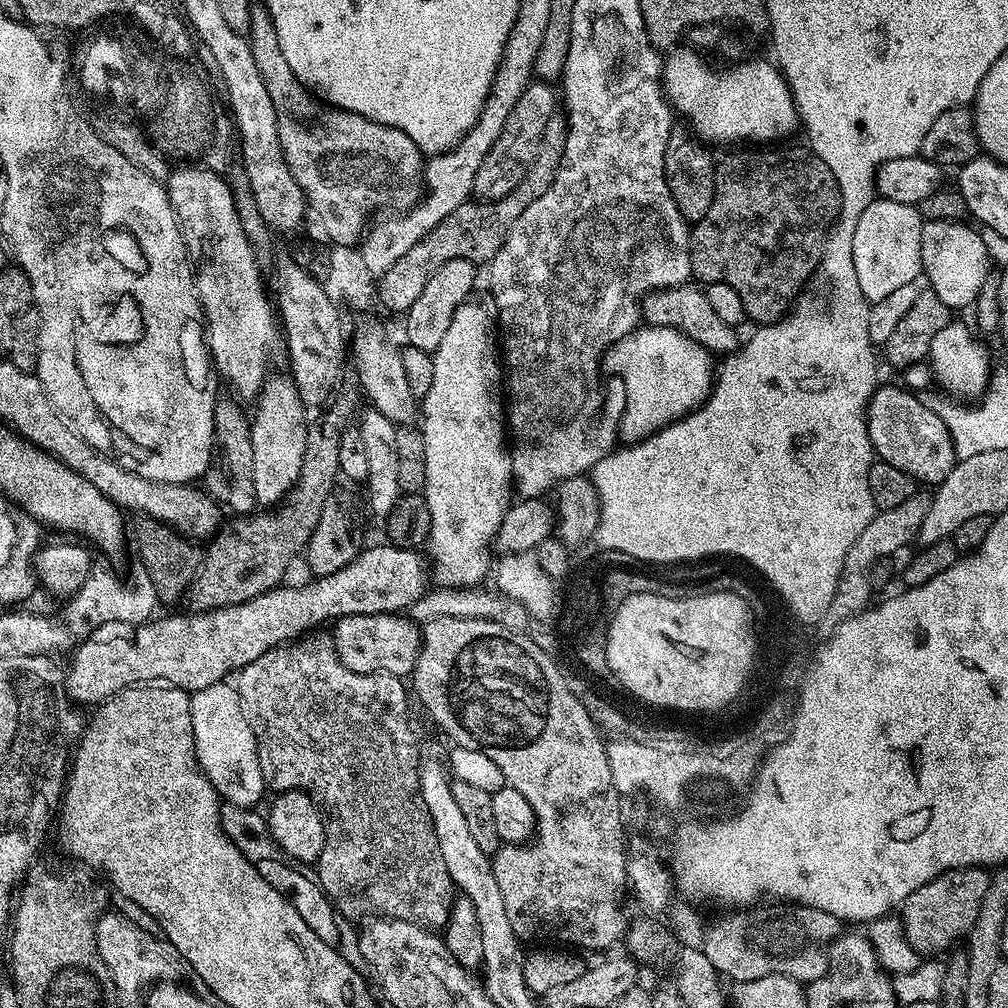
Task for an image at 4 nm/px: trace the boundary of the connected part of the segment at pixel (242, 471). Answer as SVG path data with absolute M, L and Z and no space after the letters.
M217 399L214 410L214 434L212 435L214 455L211 464L208 465L208 471L202 477L202 484L217 505L225 509L228 507L232 512L248 514L253 511L251 508L257 507L258 504L254 490L252 425L249 413L244 413L239 408L241 405L235 399L232 400Z

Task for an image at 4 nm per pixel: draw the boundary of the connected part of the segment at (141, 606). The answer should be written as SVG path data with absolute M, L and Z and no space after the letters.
M99 559L93 561L90 570L87 572L86 581L82 582L82 586L79 587L79 590L74 592L72 596L65 601L66 606L58 616L64 626L66 626L67 631L69 631L74 644L85 640L94 629L97 629L98 626L105 625L106 622L118 620L126 622L129 626L135 626L144 623L155 613L153 610L155 606L158 606L158 601L154 584L150 581L150 574L146 572L146 568L143 564L139 562L133 564L130 579L124 580L120 578L119 574L112 568L108 561Z

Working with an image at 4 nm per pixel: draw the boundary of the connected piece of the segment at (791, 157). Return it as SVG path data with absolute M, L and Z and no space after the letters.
M752 146L749 147L752 148L749 152L732 152L729 156L724 156L721 160L719 157L715 161L716 189L714 190L714 200L710 202L710 210L706 210L706 214L701 220L695 221L691 225L690 235L688 237L688 253L690 254L690 262L692 263L692 276L700 282L721 280L730 286L734 286L734 290L738 290L738 298L742 298L745 317L749 321L756 320L755 323L757 325L771 324L773 320L778 320L781 316L785 315L789 311L793 301L801 295L800 287L807 280L811 281L813 279L822 248L818 243L818 236L816 240L816 232L812 228L818 227L819 224L824 224L823 226L831 225L832 221L840 214L840 191L838 190L838 182L830 170L830 166L826 166L826 162L822 162L822 158L818 158L811 147L772 147L776 146Z

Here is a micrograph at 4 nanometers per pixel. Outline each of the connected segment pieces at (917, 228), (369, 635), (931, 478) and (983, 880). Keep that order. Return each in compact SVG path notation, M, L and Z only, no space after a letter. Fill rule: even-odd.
M874 198L866 210L858 218L858 226L854 226L854 270L858 274L858 286L862 286L862 294L870 302L881 300L902 286L913 283L921 275L922 269L922 228L925 221L920 209L914 204L903 204L894 200Z
M379 612L378 614L354 614L341 616L335 621L336 652L340 660L355 672L391 672L408 678L416 672L420 658L422 628L419 623L404 614Z
M892 384L886 385L885 388L884 385L877 387L872 394L872 400L868 403L868 433L873 453L879 459L890 462L890 466L898 466L898 470L906 470L906 474L910 474L913 480L921 485L939 486L946 478L946 474L950 474L950 470L954 470L958 459L950 430L947 429L942 418L931 409L928 402L924 400L922 402L916 397L919 395L915 391L904 386L899 387L895 388Z
M983 867L952 868L930 882L918 886L910 898L898 909L898 919L904 925L906 938L917 953L944 952L969 935L978 918L986 890L990 889L992 877ZM986 872L986 873L984 873ZM948 948L948 949L947 949Z

